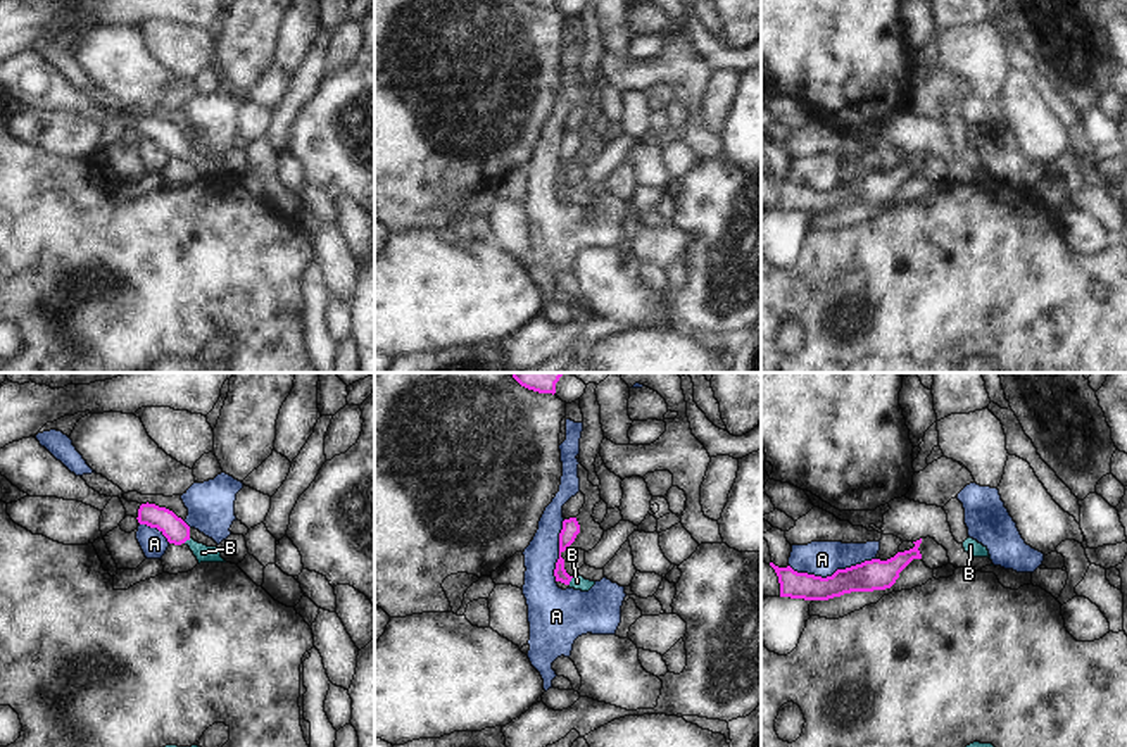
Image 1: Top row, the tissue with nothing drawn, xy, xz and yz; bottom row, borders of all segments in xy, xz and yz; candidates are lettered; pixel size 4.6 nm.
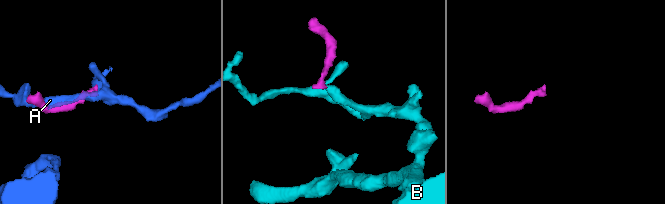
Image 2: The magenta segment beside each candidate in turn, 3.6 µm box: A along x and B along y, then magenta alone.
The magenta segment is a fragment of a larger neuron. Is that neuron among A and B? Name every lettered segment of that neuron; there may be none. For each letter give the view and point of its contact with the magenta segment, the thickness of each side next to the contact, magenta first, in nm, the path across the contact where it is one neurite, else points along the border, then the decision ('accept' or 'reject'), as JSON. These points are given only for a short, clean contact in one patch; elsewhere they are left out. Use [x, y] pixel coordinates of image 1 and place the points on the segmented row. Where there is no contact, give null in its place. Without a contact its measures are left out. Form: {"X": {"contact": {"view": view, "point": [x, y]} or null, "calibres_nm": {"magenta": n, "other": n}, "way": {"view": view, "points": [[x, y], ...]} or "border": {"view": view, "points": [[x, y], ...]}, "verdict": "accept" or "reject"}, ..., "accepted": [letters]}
{"A": {"contact": {"view": "yz", "point": [834, 573]}, "calibres_nm": {"magenta": 140, "other": 160}, "verdict": "reject"}, "B": {"contact": {"view": "xz", "point": [570, 580]}, "calibres_nm": {"magenta": 80, "other": 70}, "way": {"view": "xz", "points": [[570, 527], [560, 552], [570, 580], [577, 582]]}, "verdict": "accept"}, "accepted": ["B"]}

